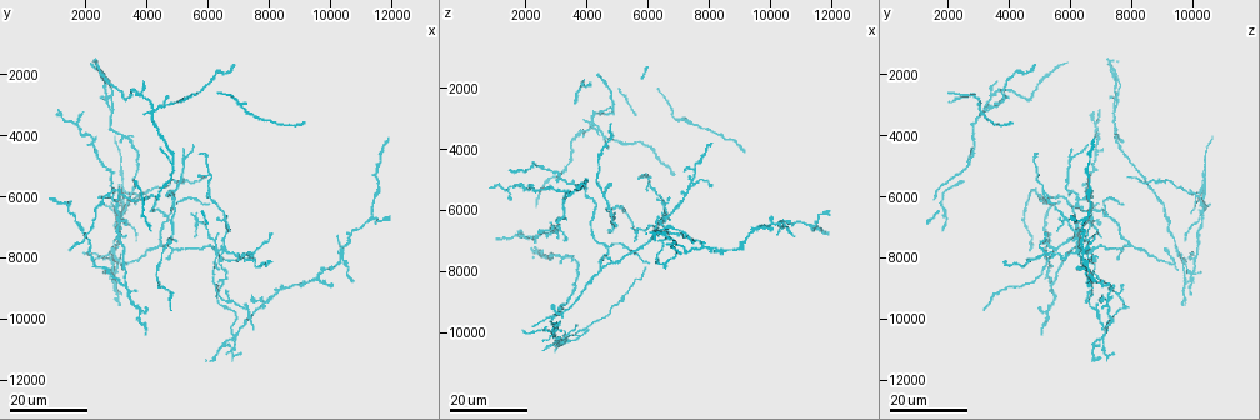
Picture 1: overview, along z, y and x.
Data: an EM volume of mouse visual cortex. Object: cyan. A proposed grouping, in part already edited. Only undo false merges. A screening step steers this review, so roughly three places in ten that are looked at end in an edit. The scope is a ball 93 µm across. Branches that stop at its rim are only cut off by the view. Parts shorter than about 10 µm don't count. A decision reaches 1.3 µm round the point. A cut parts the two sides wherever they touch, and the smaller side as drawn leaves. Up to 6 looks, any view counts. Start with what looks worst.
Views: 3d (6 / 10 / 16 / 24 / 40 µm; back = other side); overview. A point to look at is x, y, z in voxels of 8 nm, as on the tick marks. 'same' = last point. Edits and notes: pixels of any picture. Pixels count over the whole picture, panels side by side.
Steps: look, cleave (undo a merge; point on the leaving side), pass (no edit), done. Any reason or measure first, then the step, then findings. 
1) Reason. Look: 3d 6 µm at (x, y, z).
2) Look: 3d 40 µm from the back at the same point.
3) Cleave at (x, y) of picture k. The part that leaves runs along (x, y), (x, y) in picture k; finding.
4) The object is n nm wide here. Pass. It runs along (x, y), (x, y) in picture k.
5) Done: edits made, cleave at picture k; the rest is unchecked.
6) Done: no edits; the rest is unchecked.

Four-way junction. Look: 3d 16 µm at (4100, 3200, 3300).

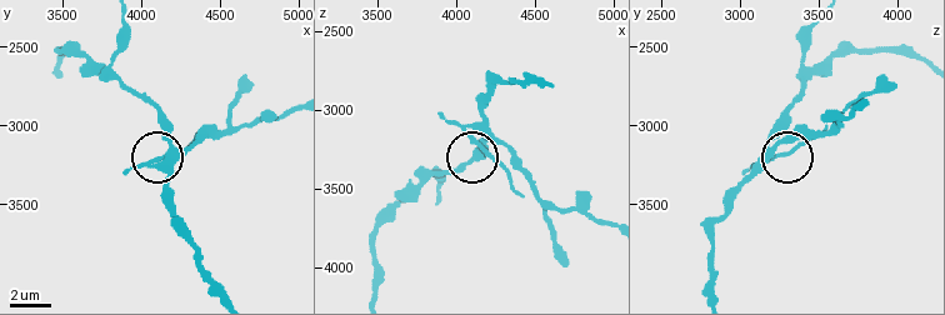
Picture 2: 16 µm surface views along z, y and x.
Look: 3d 6 µm at (4120, 3220, 3200).

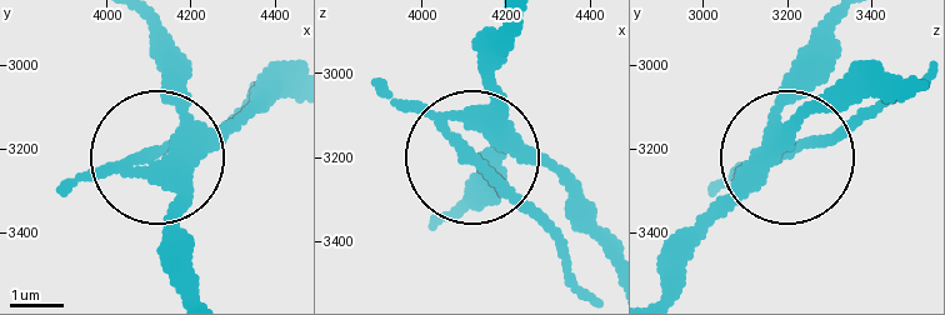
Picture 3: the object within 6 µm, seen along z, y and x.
Pass. One neuron here.

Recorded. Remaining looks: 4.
Looks like a crossing. Look: 3d 24 µm at (6900, 10600, 7100).

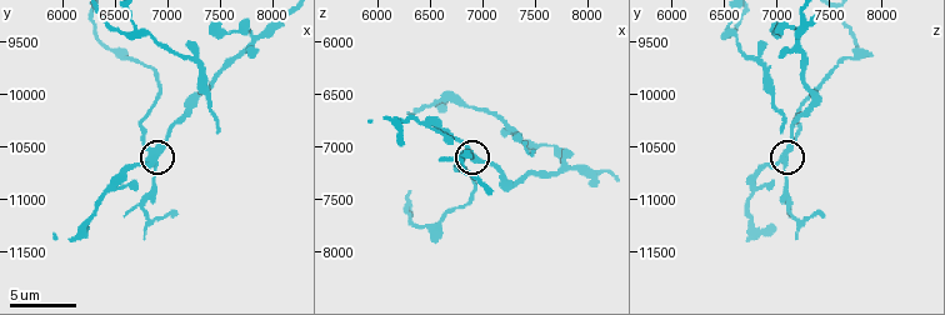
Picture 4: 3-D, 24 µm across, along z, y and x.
Closer look. Look: 3d 6 µm at (6900, 10580, 7100).

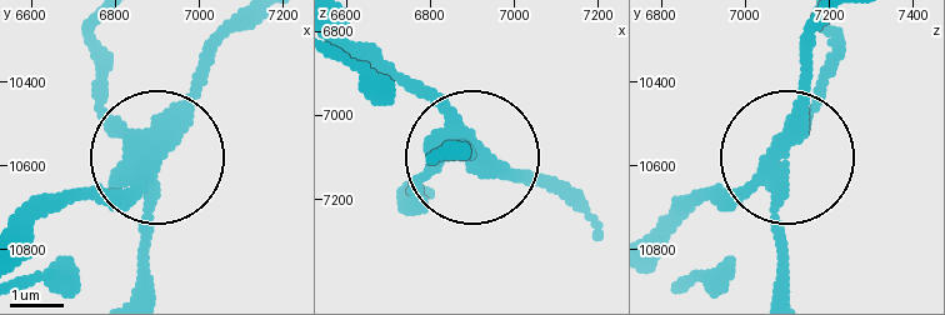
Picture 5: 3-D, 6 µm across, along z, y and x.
5 arms meet here. Cleave at (91, 95) of picture 5. The part that leaves runs along (135, 141), (104, 93), (95, 25) in picture 5; a second neuron is stuck on.

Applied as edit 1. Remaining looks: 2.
Done: edits made, cleave at picture 5; the rest is unchecked.

